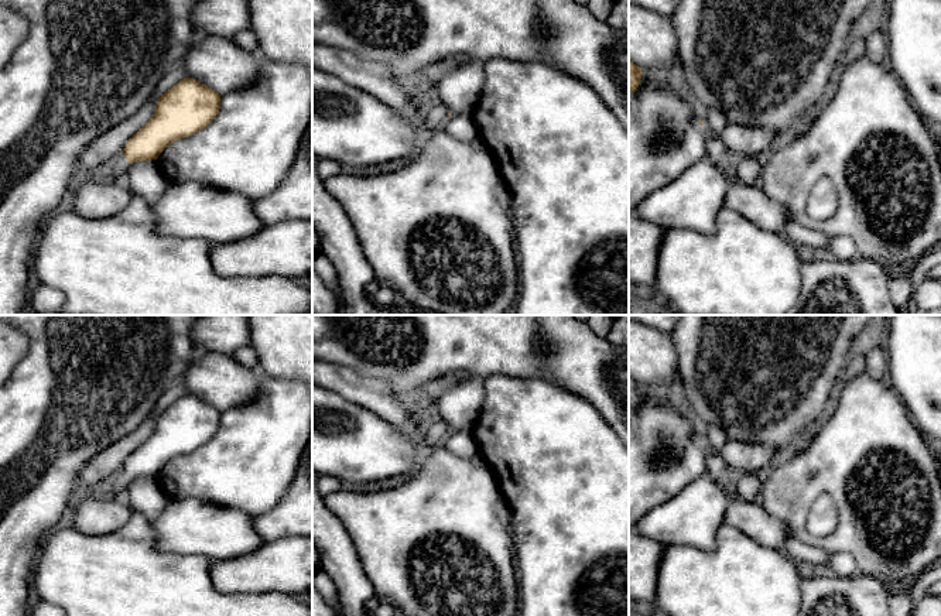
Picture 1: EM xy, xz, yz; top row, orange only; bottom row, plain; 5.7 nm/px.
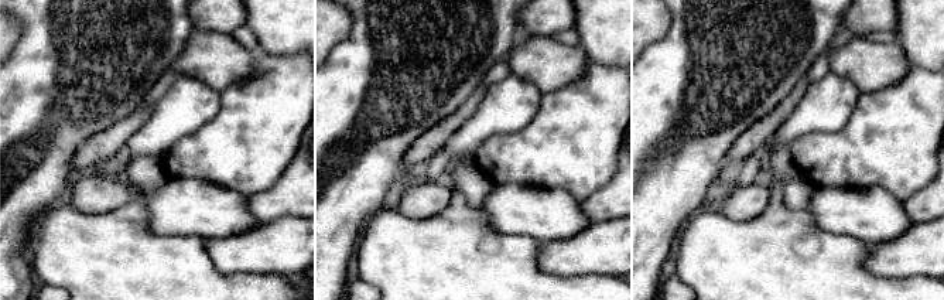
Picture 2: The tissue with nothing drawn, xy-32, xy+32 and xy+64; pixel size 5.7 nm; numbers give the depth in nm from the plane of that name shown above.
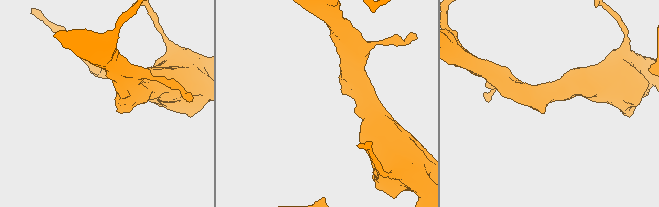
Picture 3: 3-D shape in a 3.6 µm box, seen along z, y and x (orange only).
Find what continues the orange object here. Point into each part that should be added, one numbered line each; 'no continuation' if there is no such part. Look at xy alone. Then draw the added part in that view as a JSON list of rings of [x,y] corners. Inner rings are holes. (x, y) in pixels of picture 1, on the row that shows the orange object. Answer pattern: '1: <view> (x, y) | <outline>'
1: xy (116, 170) | [[[120,154],[107,165],[105,170],[105,177],[110,181],[122,182],[129,168],[130,162],[124,158],[123,154]]]

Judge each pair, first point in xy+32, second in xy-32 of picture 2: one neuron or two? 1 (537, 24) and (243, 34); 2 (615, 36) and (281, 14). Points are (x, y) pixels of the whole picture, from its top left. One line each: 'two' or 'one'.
1: two
2: one

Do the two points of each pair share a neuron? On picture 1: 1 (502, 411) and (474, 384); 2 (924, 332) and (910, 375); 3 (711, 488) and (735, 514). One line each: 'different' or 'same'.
1: different
2: same
3: different

